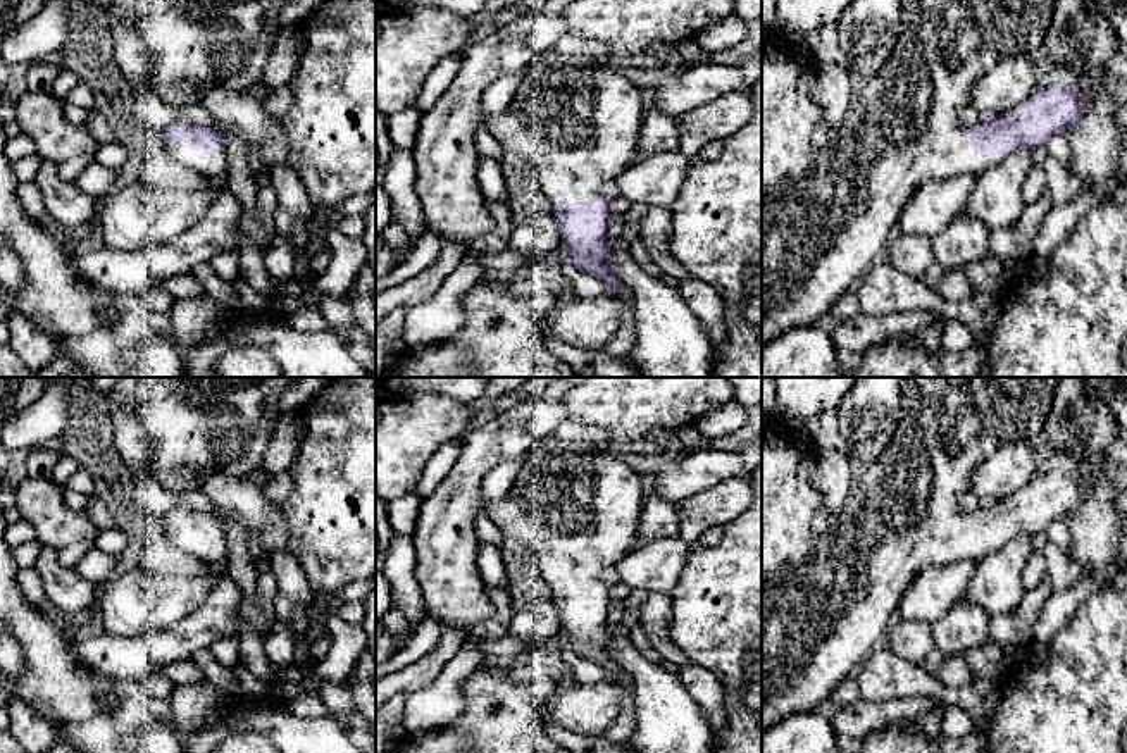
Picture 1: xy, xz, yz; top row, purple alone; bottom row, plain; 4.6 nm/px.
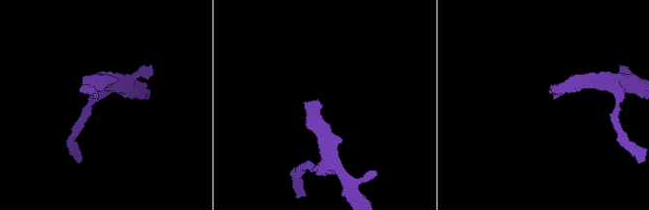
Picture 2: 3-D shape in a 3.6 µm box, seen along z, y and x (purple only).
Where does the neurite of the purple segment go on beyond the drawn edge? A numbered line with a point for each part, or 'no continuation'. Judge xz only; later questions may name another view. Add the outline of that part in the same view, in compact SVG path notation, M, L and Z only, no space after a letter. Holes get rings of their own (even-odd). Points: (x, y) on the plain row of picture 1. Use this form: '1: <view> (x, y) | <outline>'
1: xz (576, 505) | M546 438L524 458L505 498L486 503L484 512L501 532L529 548L548 586L565 593L591 588L605 567L636 550L636 527L648 482L607 445Z

